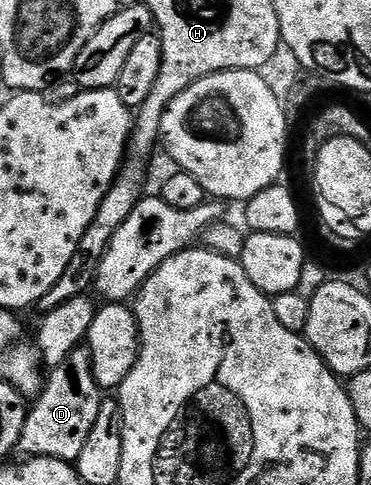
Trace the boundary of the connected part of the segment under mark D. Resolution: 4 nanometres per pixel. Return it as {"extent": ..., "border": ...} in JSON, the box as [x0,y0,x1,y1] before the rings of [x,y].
{"extent":[19,347,102,462],"border":[[[78,347],[47,373],[43,388],[31,401],[19,451],[28,458],[45,456],[75,462],[78,454],[82,454],[82,446],[86,446],[86,437],[98,418],[101,399],[102,390],[92,373],[88,353],[83,347]]]}

